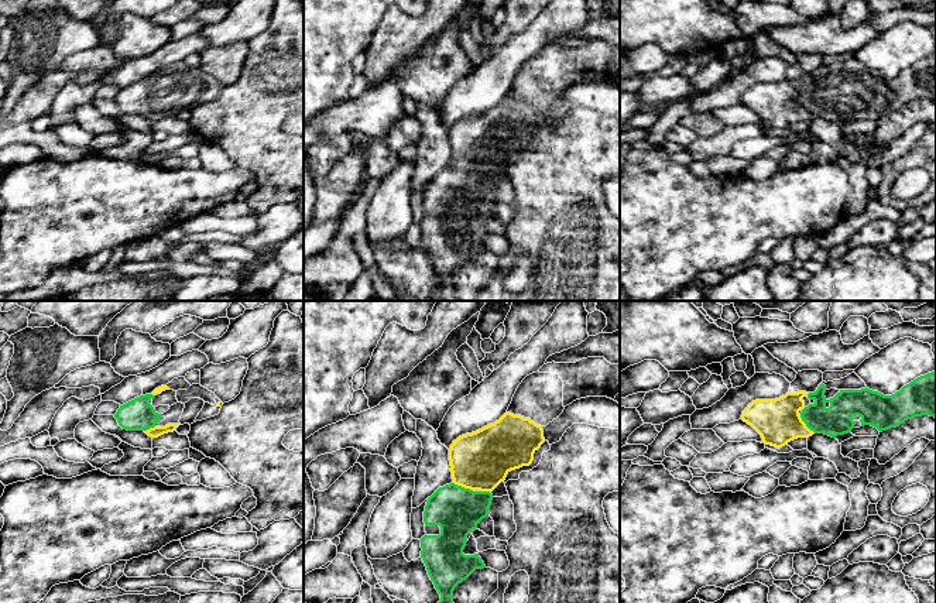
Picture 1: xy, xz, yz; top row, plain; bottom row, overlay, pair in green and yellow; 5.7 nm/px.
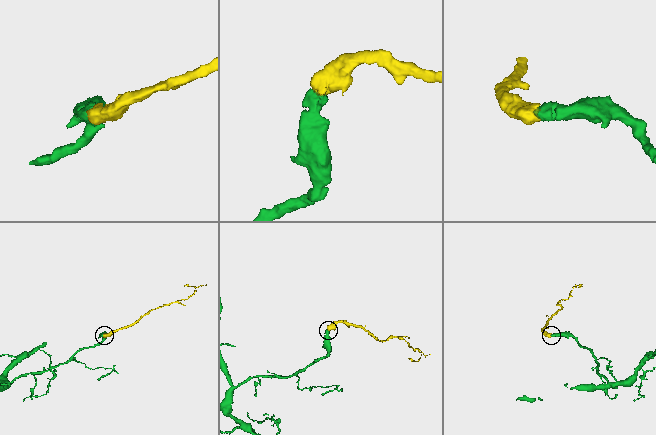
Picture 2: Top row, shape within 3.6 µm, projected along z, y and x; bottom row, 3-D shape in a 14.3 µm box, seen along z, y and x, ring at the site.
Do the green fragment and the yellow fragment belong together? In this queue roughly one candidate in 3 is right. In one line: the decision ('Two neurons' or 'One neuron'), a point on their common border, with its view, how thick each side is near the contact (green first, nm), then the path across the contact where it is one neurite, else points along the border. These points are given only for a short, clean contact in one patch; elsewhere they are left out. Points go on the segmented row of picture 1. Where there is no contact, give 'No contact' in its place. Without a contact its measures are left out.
One neuron. Touches green at xz (463, 487). Thickness 280 nm (green) against 340 nm. Path across: xz (456, 510), (463, 487), (468, 475), (480, 461)

